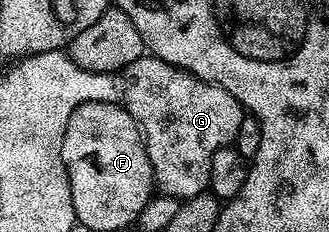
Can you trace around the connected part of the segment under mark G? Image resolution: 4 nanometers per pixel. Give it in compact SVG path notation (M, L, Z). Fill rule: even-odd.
M152 55L135 59L135 63L123 70L123 104L125 110L137 120L137 126L145 138L156 188L161 193L182 199L208 190L211 159L220 149L232 146L235 131L239 131L239 123L243 123L247 116L246 110L241 108L230 93L223 91L223 87L192 77L190 73L184 73Z

